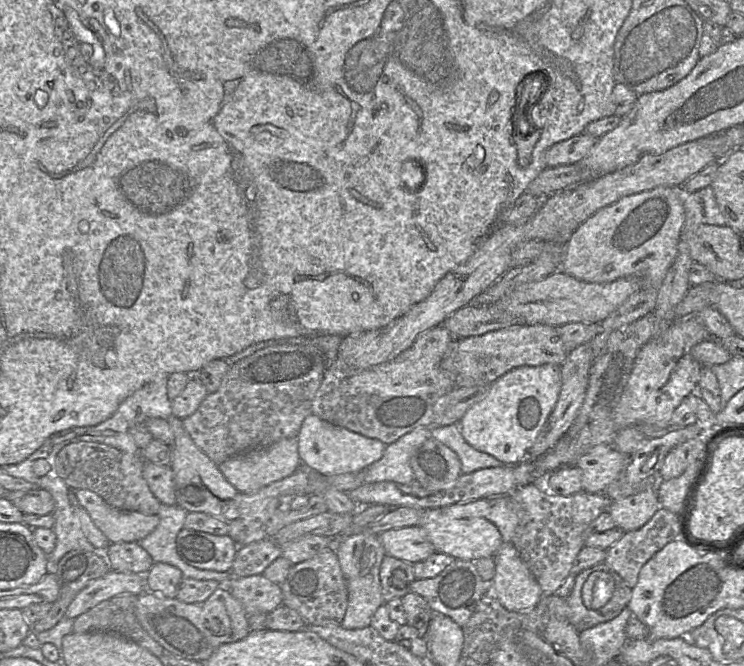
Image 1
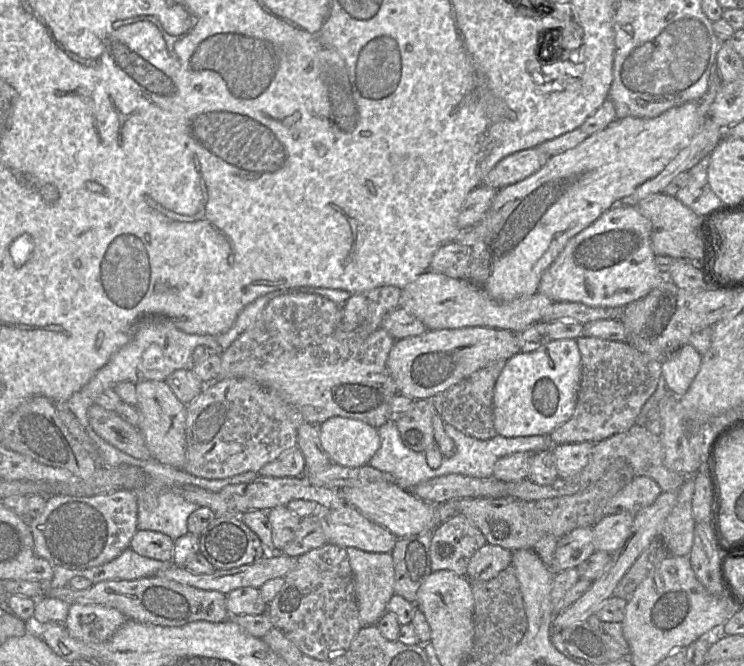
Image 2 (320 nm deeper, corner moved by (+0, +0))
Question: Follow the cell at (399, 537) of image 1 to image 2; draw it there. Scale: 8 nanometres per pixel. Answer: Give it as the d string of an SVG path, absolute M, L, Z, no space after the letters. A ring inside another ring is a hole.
M344 505L322 512L327 543L370 553L391 553L397 543L390 531L353 507Z

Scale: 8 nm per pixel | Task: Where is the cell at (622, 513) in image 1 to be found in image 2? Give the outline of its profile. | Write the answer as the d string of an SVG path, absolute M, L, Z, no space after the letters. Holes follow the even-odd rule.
M618 512L605 515L592 526L595 551L614 552L621 547L631 533L634 515Z

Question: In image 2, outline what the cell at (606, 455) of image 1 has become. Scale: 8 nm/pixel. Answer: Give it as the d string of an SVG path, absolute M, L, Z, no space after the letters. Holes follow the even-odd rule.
M589 442L554 445L551 452L558 477L571 477L581 471L589 461L593 445Z

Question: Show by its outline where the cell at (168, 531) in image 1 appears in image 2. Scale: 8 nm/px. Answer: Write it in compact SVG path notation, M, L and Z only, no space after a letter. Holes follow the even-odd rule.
M99 444L101 452L101 466L100 467L119 467L123 464L136 466L144 470L150 476L150 483L148 486L138 491L133 491L137 497L138 506L138 530L151 530L164 533L171 539L176 540L188 533L187 520L190 514L199 506L197 504L188 502L179 494L179 488L185 485L194 485L210 492L218 493L228 485L236 485L241 483L249 483L259 475L259 472L244 472L232 477L224 479L205 479L195 477L187 473L183 469L175 468L170 465L163 464L155 458L148 460L136 459L132 456L127 456L119 451L116 447L111 447L107 444Z

